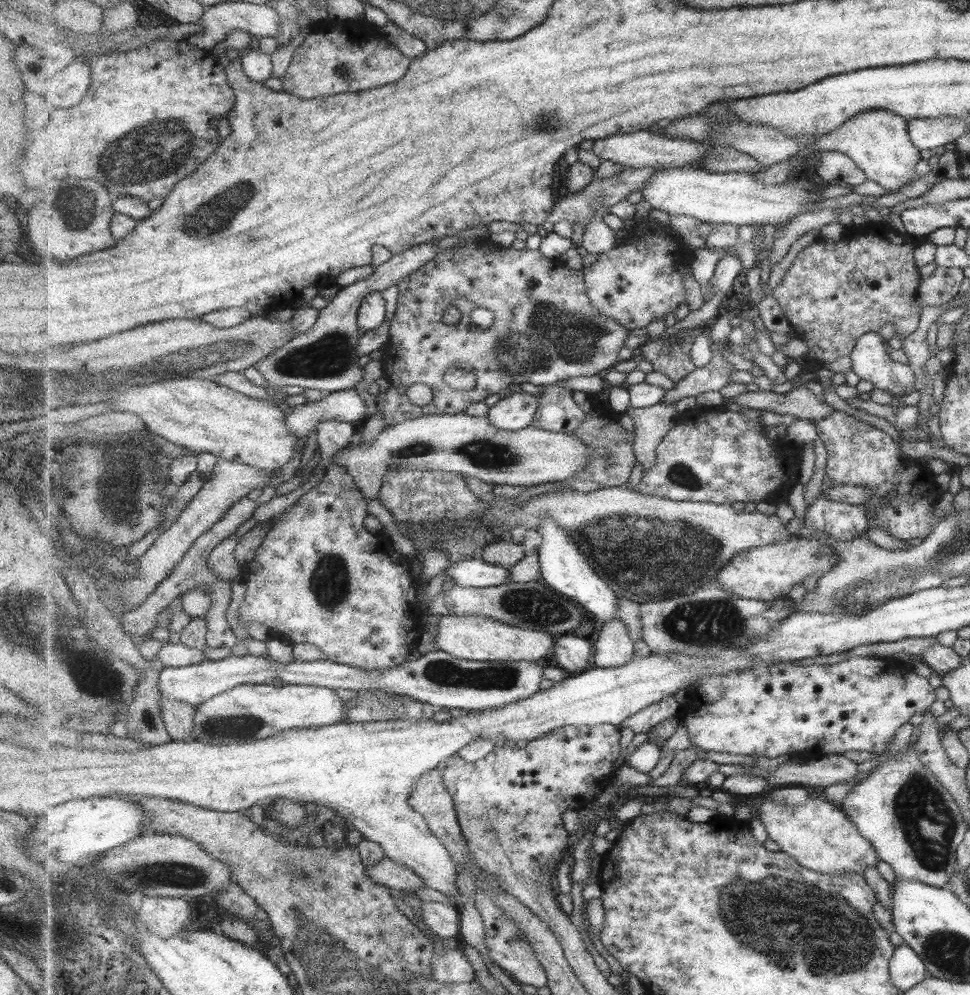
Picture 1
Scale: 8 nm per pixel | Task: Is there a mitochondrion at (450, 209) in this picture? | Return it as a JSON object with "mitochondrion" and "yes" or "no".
{"mitochondrion":"no"}

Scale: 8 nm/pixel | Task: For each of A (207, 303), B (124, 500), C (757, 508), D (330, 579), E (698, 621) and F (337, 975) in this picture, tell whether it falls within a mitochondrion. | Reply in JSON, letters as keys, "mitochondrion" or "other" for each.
{"A":"other","B":"mitochondrion","C":"other","D":"mitochondrion","E":"mitochondrion","F":"mitochondrion"}

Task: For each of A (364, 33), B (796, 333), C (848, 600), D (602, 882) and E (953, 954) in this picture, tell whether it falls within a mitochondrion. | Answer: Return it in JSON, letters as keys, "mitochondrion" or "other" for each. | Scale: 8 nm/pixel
{"A":"mitochondrion","B":"other","C":"mitochondrion","D":"other","E":"mitochondrion"}

